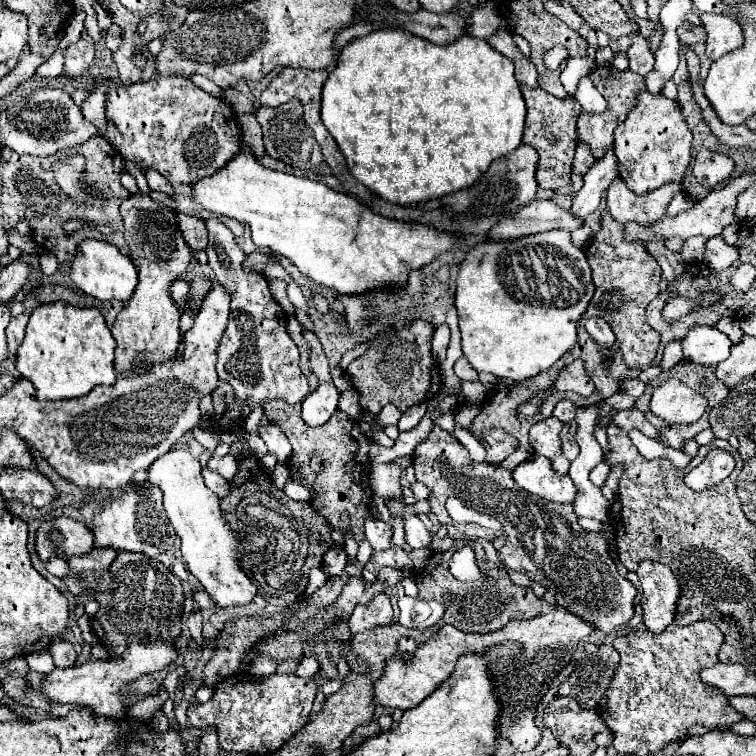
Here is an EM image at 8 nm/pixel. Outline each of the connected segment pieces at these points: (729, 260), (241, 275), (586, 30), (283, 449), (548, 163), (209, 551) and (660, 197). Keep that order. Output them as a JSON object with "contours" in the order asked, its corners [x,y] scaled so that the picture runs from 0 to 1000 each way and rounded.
{"contours":[[[[952,311],[937,316],[934,332],[931,332],[931,348],[944,358],[958,358],[968,353],[968,348],[976,343],[976,327],[963,324]]],[[[275,290],[275,351],[280,353],[294,382],[307,393],[302,433],[288,459],[286,493],[294,504],[304,507],[315,530],[331,541],[347,538],[354,530],[376,528],[381,533],[397,533],[410,520],[407,504],[397,488],[397,467],[378,438],[378,414],[362,398],[354,372],[344,361],[325,361],[320,356],[325,335],[312,324],[307,306],[288,290]]],[[[720,1],[720,12],[735,22],[741,22],[751,36],[757,36],[759,41],[765,41],[783,62],[791,65],[791,57],[788,57],[788,41],[780,38],[780,33],[754,9],[754,7],[746,7],[741,1]]],[[[365,562],[344,565],[341,570],[344,570],[344,578],[349,581],[354,597],[368,604],[368,612],[381,615],[381,610],[384,610],[384,604],[386,604],[386,589],[381,586],[378,575],[376,575]]],[[[690,115],[690,126],[698,142],[696,152],[696,171],[693,171],[693,189],[704,192],[712,205],[712,224],[709,224],[709,239],[717,250],[741,250],[754,242],[754,229],[757,229],[757,210],[759,210],[759,197],[765,189],[765,176],[762,176],[762,157],[770,149],[767,136],[759,128],[749,131],[735,131],[728,123],[712,118],[698,118]]],[[[228,594],[225,599],[209,604],[196,618],[196,636],[214,647],[217,676],[241,716],[241,739],[249,755],[265,769],[270,782],[278,784],[286,800],[296,806],[331,798],[339,787],[339,774],[323,755],[317,755],[315,739],[323,729],[347,729],[354,713],[349,708],[325,708],[325,716],[317,716],[312,705],[302,702],[291,679],[288,657],[270,642],[262,604],[246,594]]],[[[812,237],[802,253],[804,279],[817,295],[844,295],[849,300],[865,298],[881,282],[886,263],[902,250],[899,242],[884,242],[852,258],[836,255],[823,237]]]]}

